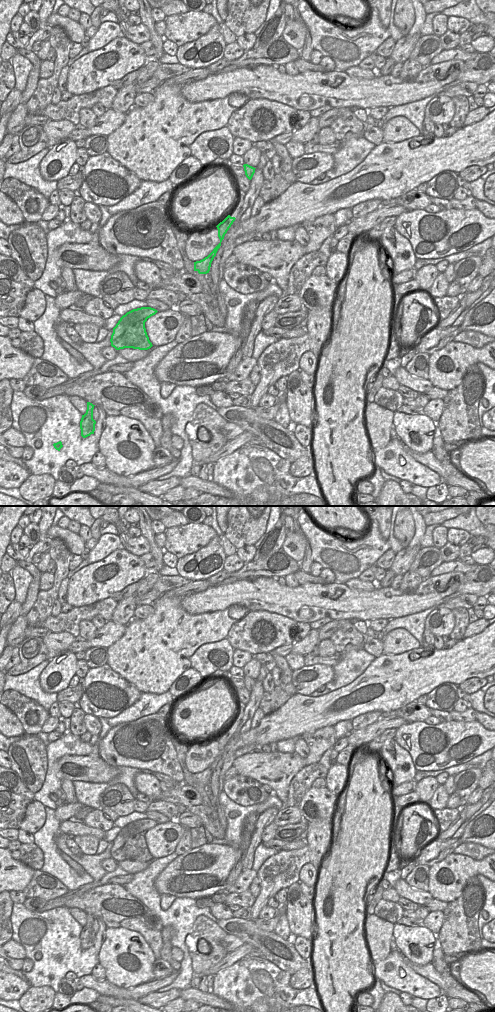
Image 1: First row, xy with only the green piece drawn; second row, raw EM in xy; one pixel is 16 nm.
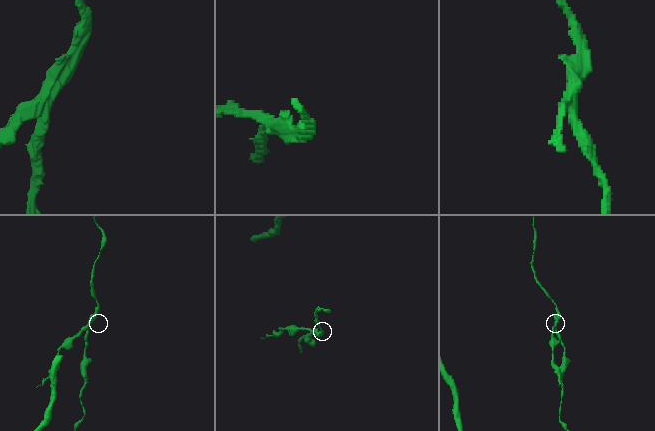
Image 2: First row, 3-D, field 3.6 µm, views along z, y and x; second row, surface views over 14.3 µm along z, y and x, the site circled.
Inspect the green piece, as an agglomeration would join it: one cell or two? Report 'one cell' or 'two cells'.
two cells

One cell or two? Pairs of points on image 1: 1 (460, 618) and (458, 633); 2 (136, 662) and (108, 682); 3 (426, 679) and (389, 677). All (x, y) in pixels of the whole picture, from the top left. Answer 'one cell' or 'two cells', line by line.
1: one cell
2: two cells
3: one cell

